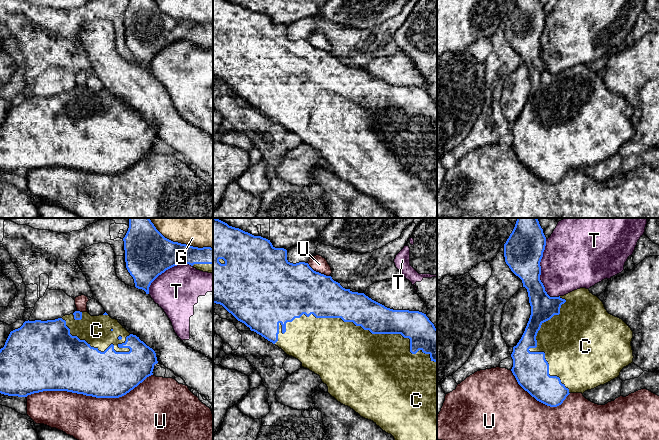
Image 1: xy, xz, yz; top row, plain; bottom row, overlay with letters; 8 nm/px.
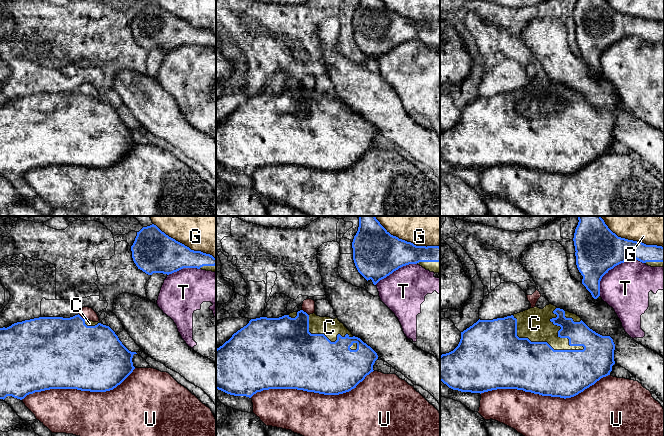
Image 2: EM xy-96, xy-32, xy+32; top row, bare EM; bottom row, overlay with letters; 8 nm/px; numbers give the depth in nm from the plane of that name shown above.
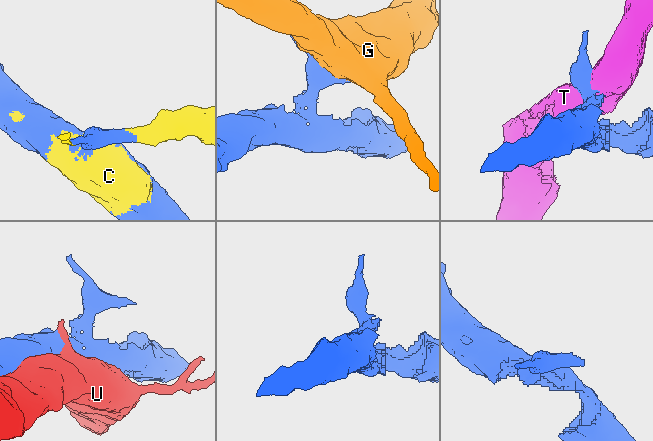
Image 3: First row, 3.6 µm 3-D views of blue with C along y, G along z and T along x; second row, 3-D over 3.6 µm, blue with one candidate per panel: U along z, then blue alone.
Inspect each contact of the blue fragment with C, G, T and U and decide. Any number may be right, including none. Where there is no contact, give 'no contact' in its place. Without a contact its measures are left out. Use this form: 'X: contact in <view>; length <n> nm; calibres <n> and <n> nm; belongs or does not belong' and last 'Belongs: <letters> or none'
C: contact in xz; length 1300 nm; calibres 300 and 480 nm; belongs
G: contact in xy; length 500 nm; calibres 320 and 190 nm; does not belong
T: contact in yz; length 480 nm; calibres 320 and 440 nm; does not belong
U: contact in xy; length 1050 nm; calibres 400 and 440 nm; does not belong
Belongs: C

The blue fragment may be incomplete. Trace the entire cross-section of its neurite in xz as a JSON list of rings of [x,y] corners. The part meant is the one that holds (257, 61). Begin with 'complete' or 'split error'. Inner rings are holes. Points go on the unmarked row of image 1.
split error | [[[213,0],[213,79],[222,81],[251,107],[272,118],[287,131],[298,135],[302,143],[320,152],[332,173],[353,185],[361,193],[373,197],[383,207],[391,210],[396,218],[437,218],[437,105],[426,90],[419,87],[393,86],[364,69],[345,65],[331,52],[314,47],[308,39],[290,39],[287,36],[287,26],[275,24],[270,16],[228,0]]]

